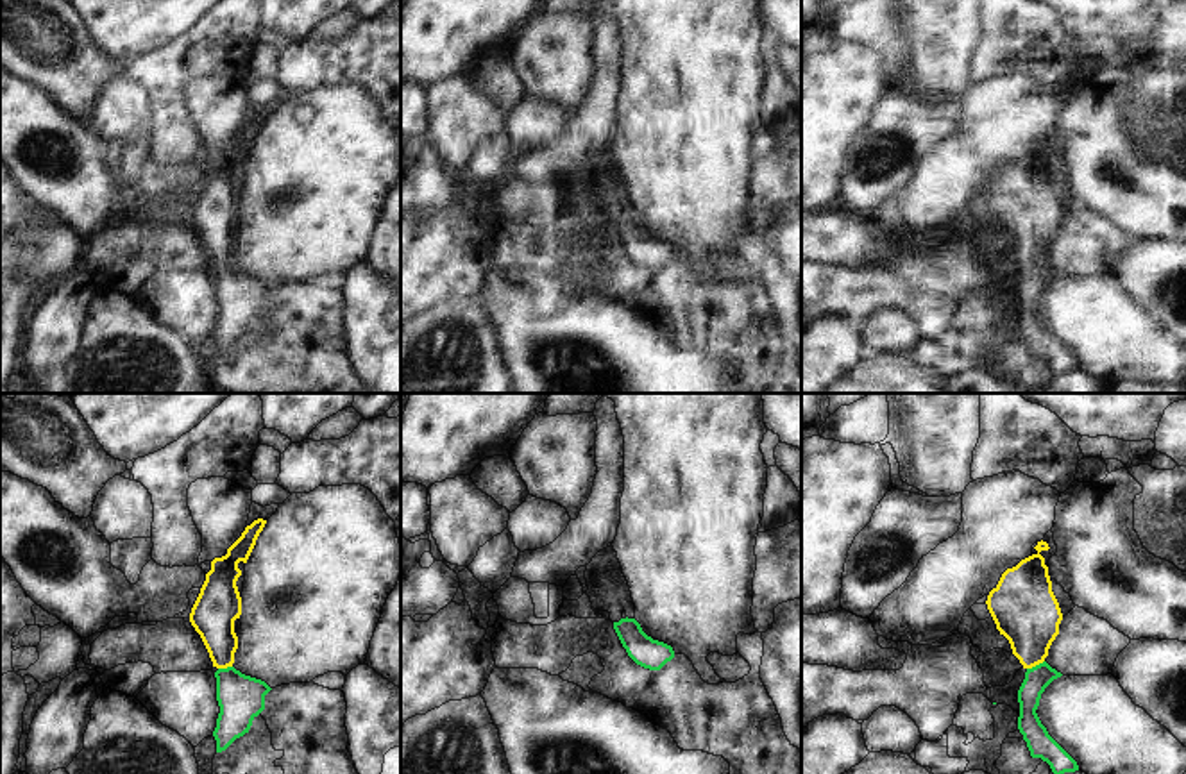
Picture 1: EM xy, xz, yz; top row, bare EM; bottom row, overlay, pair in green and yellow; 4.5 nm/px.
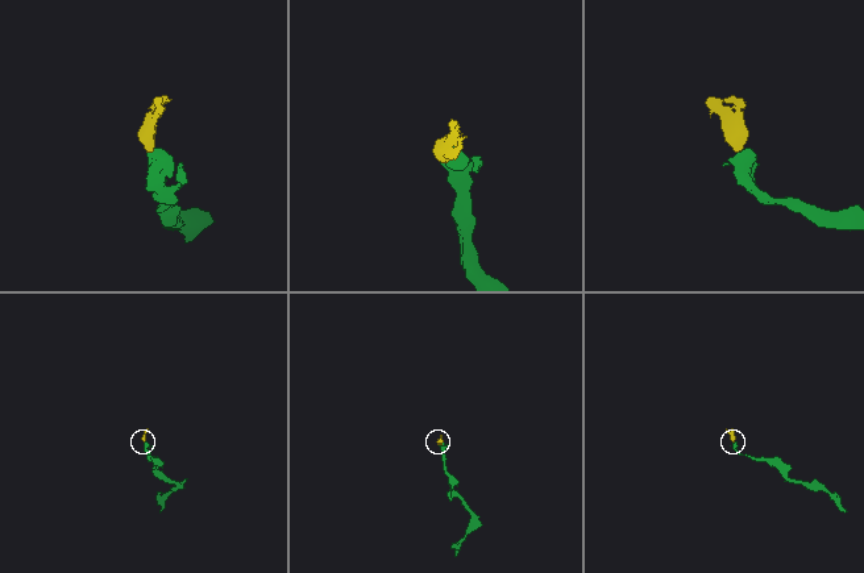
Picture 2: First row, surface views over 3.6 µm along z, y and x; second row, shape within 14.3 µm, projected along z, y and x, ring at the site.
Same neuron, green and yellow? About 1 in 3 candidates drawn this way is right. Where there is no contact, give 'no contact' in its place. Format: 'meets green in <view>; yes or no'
meets green in yz; yes

